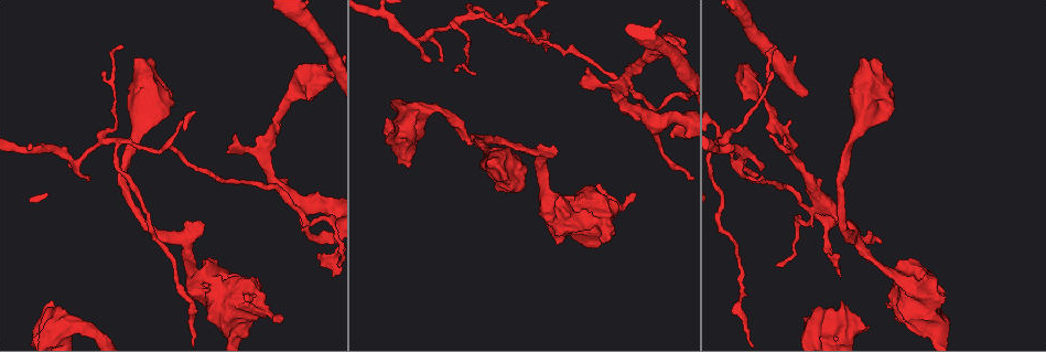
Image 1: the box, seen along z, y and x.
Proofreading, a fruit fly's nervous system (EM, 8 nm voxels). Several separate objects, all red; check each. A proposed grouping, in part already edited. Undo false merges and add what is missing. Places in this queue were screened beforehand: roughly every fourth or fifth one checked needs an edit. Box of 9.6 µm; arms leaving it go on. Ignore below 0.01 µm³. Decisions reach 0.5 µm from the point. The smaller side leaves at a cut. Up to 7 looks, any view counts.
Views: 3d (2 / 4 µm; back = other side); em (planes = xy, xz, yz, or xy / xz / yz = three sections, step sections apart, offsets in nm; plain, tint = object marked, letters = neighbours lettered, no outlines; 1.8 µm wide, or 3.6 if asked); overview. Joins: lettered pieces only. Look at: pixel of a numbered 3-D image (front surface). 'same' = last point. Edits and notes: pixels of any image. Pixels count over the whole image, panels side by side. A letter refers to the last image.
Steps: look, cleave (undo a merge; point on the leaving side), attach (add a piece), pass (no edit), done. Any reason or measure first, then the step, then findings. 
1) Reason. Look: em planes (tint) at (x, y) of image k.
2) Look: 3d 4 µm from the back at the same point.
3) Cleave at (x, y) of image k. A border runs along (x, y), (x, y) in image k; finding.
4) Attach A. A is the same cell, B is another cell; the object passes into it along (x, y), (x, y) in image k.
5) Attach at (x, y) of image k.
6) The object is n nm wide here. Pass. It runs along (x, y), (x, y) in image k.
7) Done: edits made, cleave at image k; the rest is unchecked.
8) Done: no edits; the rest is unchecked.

Abrupt turn. Look: 3d 4 µm at (405, 148) of image 1.

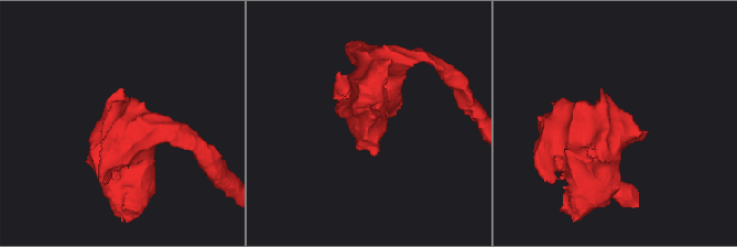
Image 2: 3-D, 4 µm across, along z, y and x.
Look: em planes (tint) at (617, 133) of image 2.

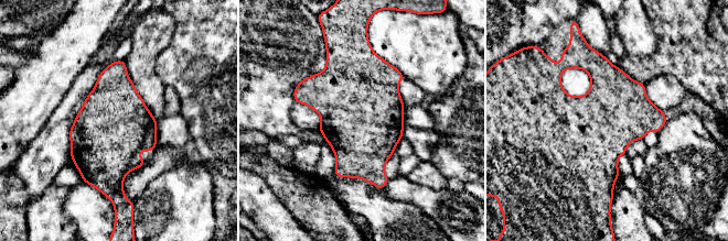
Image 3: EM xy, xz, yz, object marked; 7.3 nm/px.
Look: em planes (letters) at the same point.

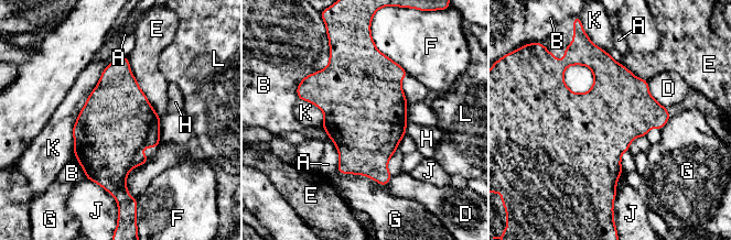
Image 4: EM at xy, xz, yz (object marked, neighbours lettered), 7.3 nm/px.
Pass. A, B, D, E, F, G, H, J, K and L are other cells; a border runs along (127, 57), (130, 73), (159, 117) in image 4; all the same neuron.

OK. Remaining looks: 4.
Calibre changes. Look: em 3.6 µm planes (letters) at (591, 236) of image 1.

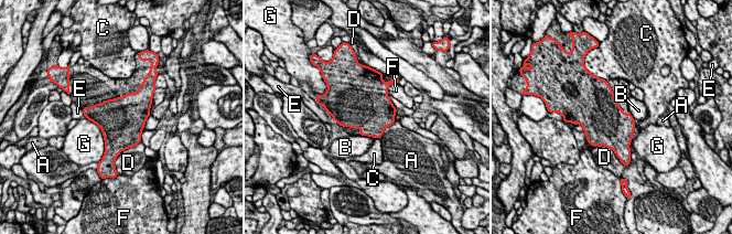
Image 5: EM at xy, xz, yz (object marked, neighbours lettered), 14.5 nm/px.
The object is 600 nm wide here. Pass. A, B, C, D, E, F and G are other cells; a border runs along (361, 135), (374, 138) in image 5; one neuron here.

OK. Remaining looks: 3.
Three arms meet. Look: em yz step 4 (tint) at (786, 142) of image 1.

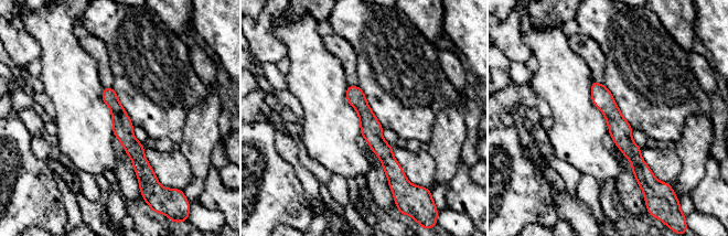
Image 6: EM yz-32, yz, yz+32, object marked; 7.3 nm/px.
See the neighbours. Look: em yz step 4 (letters) at the same point.

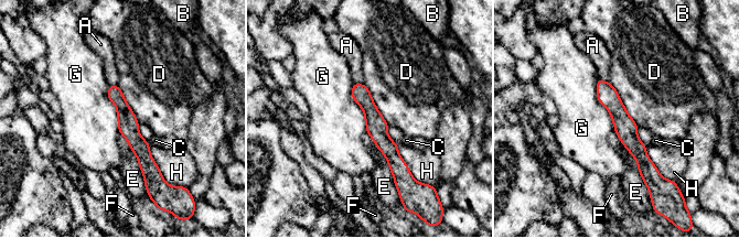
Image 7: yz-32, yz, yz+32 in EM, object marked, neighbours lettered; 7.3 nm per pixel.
Pass. A, B, C, D, E, F, G and H are other cells; it runs along (599, 83), (649, 172) in image 7; continuous, no second neuron.

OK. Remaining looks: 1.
Done: no edits; the rest is unchecked.

